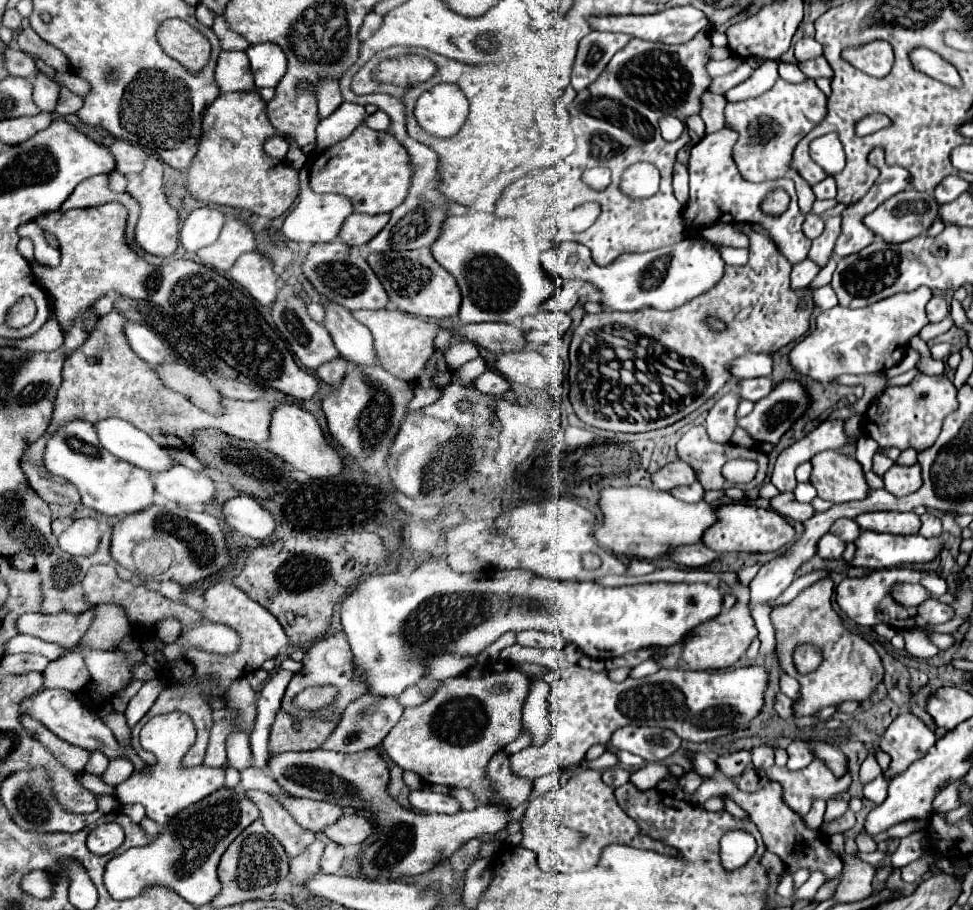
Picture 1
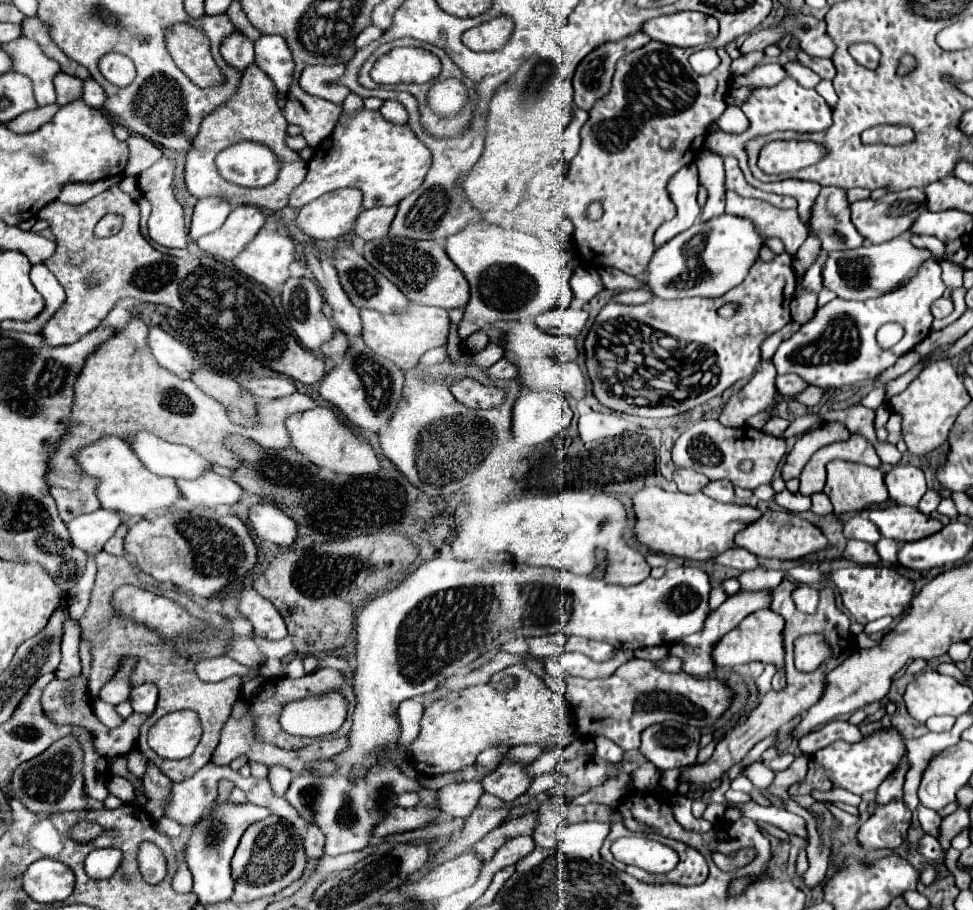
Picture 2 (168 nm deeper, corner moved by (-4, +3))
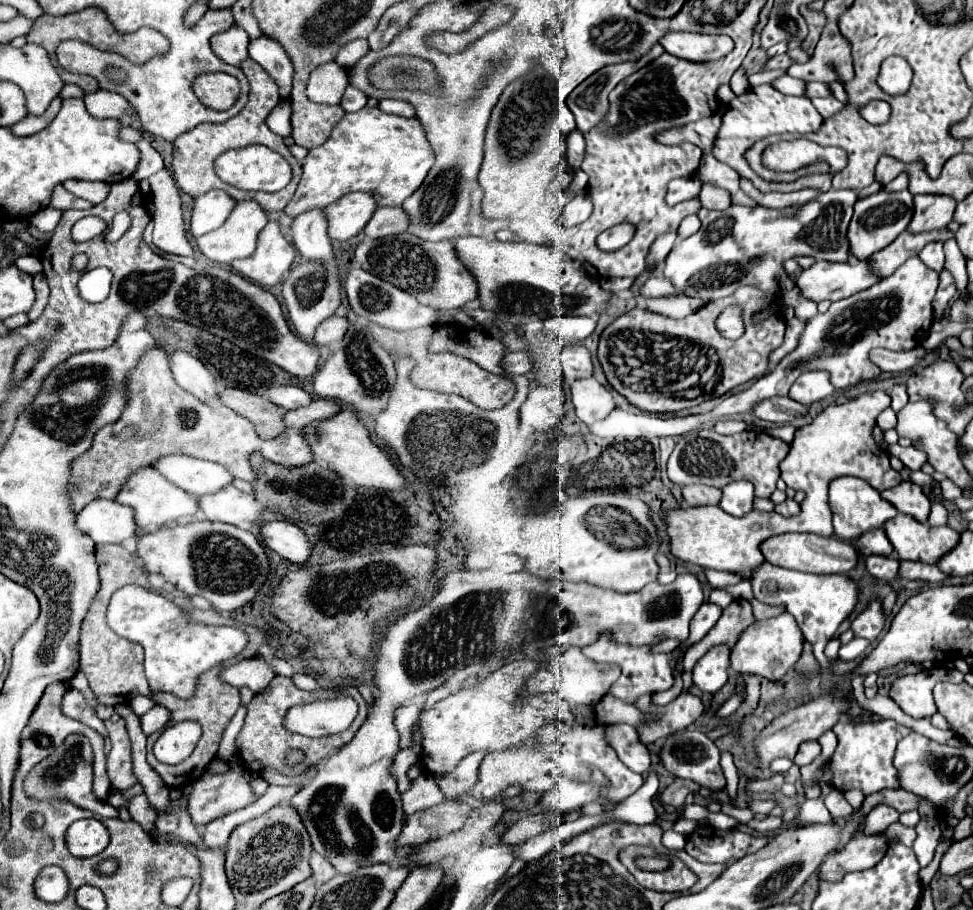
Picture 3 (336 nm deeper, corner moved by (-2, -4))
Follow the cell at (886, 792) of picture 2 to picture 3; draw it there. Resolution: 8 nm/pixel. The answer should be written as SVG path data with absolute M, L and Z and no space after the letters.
M877 804L871 808L867 814L867 824L865 824L865 834L879 834L883 832L889 824L899 820L899 812L893 806L887 804Z

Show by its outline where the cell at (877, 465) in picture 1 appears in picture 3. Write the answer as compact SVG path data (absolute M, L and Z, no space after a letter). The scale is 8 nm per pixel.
M897 384L897 386L893 386L891 390L889 390L889 394L891 394L891 408L895 410L895 412L899 412L901 408L905 408L905 404L909 402L909 398L907 398L907 392L905 392L905 384Z

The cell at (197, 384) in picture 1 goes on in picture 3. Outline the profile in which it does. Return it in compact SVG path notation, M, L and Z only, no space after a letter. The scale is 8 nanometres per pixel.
M225 390L221 392L221 402L237 414L249 418L261 438L275 438L281 434L285 410L277 408L269 400L243 390Z

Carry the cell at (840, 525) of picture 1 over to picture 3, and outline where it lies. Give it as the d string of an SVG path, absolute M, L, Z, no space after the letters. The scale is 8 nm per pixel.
M873 528L869 532L865 532L863 536L859 536L855 540L855 548L863 554L863 556L871 556L871 554L883 554L889 556L893 552L891 542L887 540L885 532L881 528Z

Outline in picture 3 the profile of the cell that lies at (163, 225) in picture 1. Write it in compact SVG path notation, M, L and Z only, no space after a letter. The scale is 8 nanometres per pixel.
M163 168L161 172L144 180L151 186L150 193L142 196L146 197L145 207L155 222L153 244L169 254L191 256L193 248L185 236L181 198L171 172Z

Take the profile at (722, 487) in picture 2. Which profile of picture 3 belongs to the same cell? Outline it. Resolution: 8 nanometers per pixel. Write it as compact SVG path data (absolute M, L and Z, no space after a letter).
M733 482L723 488L719 506L731 516L743 516L751 510L753 504L753 486L747 482Z

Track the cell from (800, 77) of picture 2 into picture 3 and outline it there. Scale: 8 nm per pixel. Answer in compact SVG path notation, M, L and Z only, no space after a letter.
M807 82L805 86L807 86L807 90L805 90L807 98L815 98L815 96L831 96L829 86L823 84L823 82Z

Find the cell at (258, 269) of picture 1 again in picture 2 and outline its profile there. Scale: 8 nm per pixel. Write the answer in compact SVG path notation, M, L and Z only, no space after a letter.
M261 229L259 237L235 257L233 265L257 283L275 289L289 279L289 265L295 259L295 243L289 235Z

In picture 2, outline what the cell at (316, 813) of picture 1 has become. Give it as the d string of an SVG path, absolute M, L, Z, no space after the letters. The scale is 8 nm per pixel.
M309 825L305 837L305 851L309 859L319 859L325 855L325 837L317 825Z

